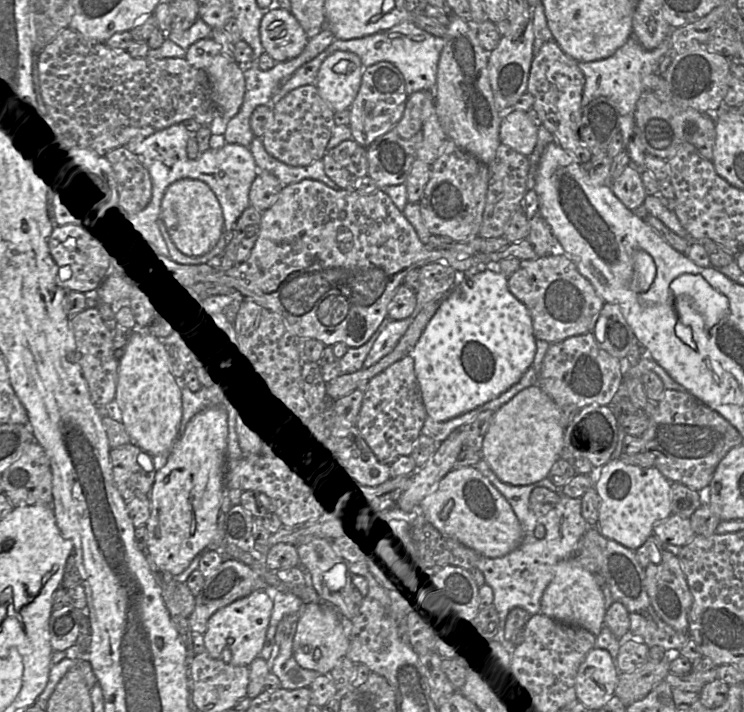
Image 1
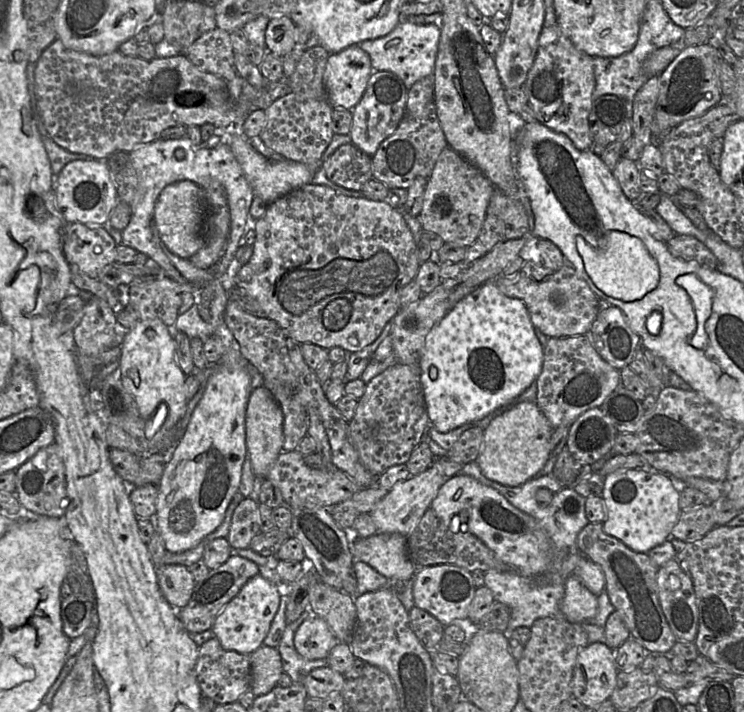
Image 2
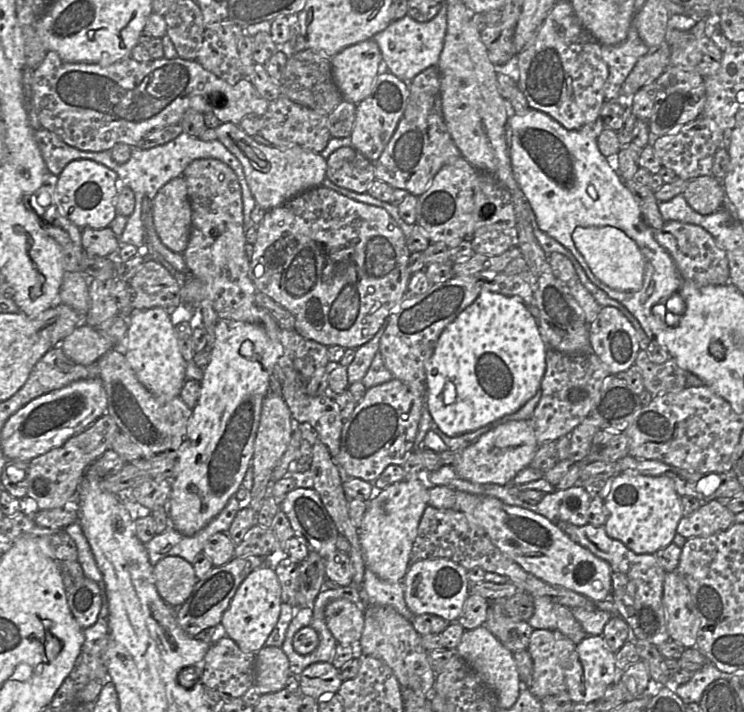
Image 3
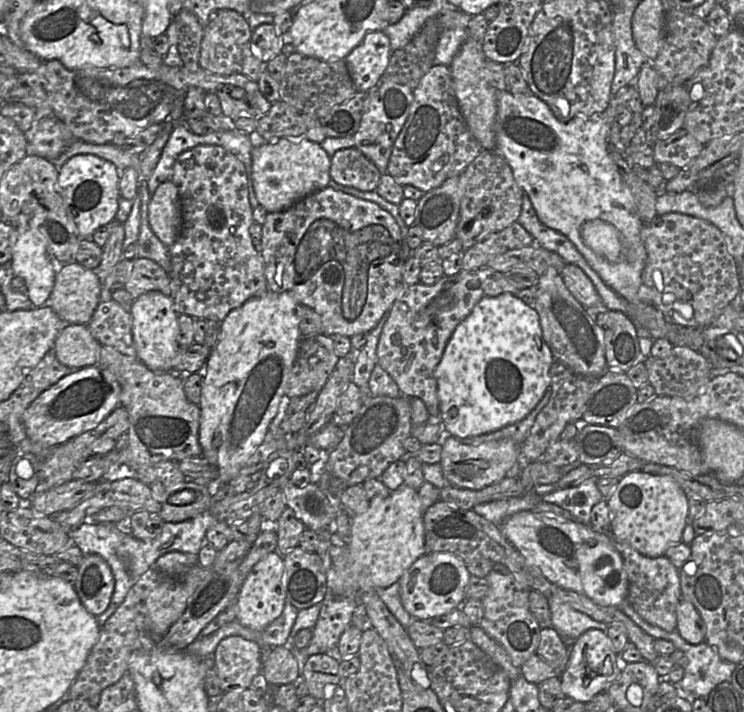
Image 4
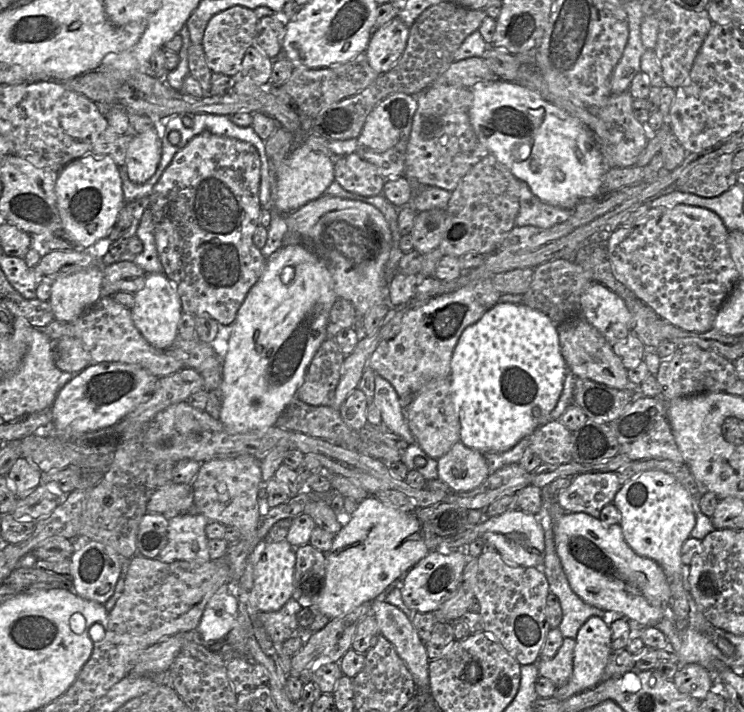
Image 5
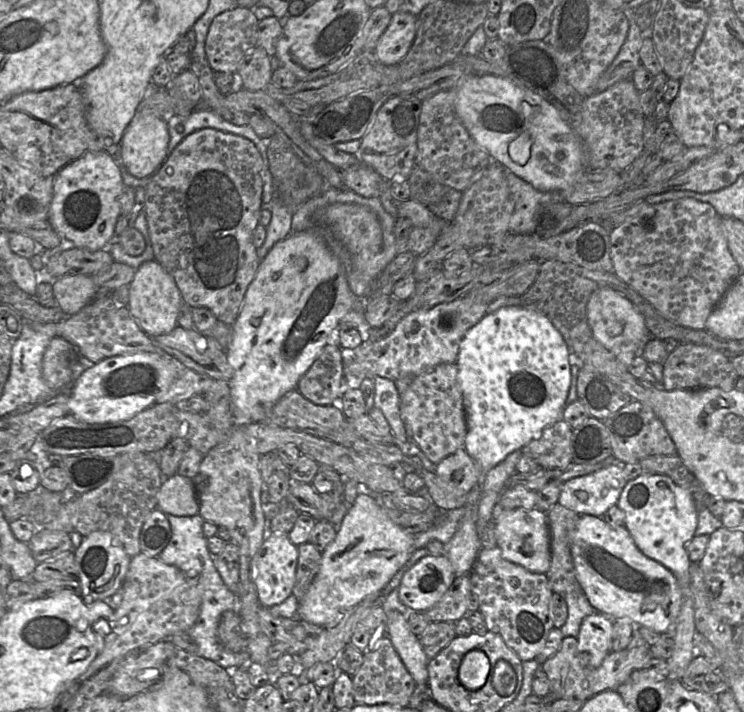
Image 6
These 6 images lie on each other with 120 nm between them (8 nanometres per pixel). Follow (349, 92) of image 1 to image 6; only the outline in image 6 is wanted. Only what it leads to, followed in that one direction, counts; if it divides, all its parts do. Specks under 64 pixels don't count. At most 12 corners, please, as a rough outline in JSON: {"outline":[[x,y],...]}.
{"outline":[[397,11],[383,32],[375,56],[397,65],[416,35],[417,16]]}

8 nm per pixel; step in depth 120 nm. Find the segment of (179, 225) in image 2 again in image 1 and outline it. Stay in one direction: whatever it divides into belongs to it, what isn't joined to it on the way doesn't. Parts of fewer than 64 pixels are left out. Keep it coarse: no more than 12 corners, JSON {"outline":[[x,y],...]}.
{"outline":[[184,178],[165,190],[160,220],[170,249],[190,259],[223,233],[212,190]]}

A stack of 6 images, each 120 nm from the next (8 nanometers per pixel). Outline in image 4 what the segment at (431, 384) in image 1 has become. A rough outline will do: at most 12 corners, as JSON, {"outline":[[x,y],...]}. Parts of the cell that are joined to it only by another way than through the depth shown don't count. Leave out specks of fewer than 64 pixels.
{"outline":[[483,297],[435,369],[456,439],[524,419],[555,359],[536,309]]}

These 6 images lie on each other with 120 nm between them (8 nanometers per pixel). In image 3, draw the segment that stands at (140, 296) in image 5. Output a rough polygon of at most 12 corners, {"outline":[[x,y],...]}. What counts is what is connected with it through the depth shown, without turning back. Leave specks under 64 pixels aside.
{"outline":[[163,308],[133,309],[121,350],[139,382],[179,396],[186,361]]}

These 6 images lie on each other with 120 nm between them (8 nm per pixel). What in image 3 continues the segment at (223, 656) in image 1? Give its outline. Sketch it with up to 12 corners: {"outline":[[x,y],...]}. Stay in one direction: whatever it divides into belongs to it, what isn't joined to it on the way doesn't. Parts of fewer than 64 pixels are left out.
{"outline":[[267,564],[240,584],[221,631],[257,653],[276,626],[282,590]]}

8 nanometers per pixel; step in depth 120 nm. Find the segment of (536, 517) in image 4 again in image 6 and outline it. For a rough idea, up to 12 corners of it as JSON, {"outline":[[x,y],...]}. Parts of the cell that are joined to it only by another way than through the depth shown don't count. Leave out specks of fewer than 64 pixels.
{"outline":[[580,515],[571,554],[591,605],[665,634],[675,576],[625,526]]}

